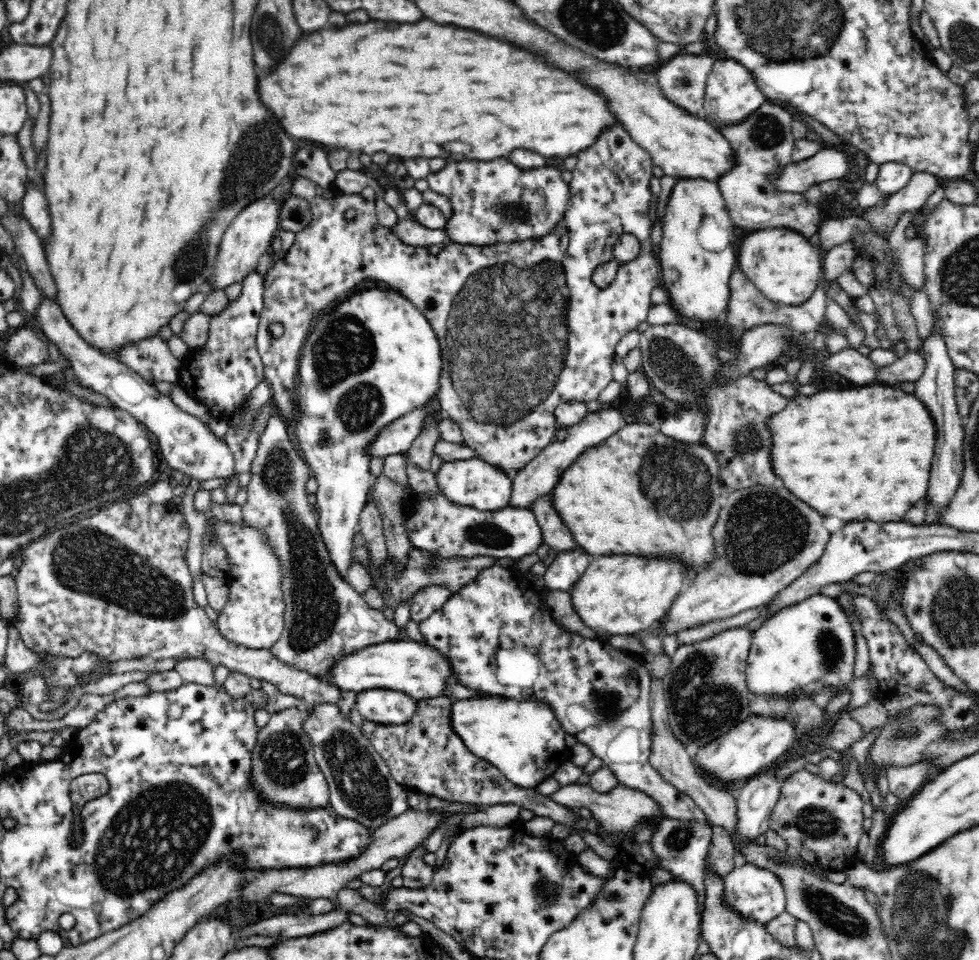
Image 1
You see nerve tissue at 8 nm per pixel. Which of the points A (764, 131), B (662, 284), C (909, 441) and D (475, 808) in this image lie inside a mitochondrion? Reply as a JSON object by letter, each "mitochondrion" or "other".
{"A":"mitochondrion","B":"other","C":"other","D":"other"}

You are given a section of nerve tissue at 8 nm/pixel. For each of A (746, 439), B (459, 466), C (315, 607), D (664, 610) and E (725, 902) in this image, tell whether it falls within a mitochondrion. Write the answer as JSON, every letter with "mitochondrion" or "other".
{"A":"mitochondrion","B":"other","C":"mitochondrion","D":"other","E":"other"}

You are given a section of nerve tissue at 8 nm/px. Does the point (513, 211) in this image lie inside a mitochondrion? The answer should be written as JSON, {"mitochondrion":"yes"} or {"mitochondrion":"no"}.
{"mitochondrion":"yes"}

